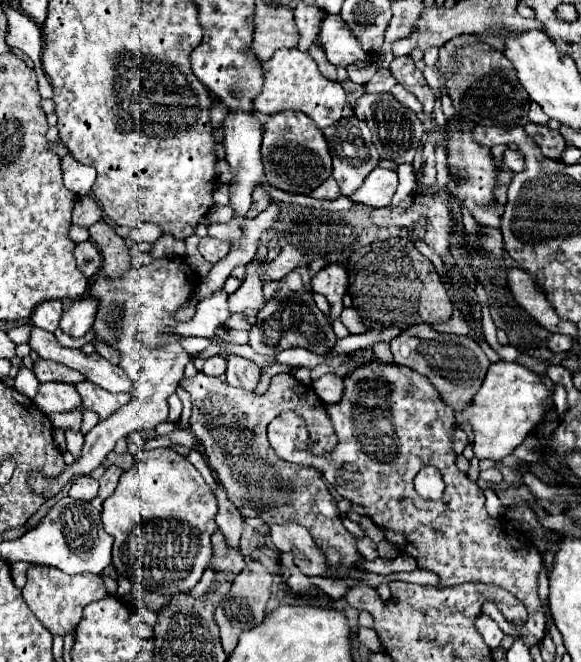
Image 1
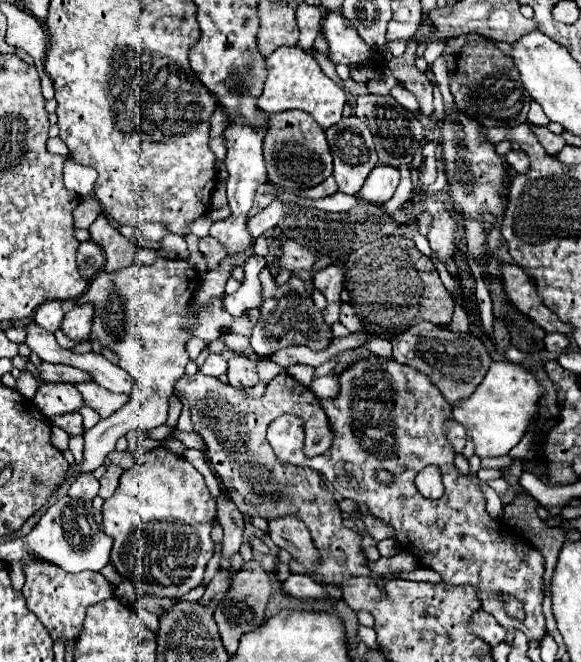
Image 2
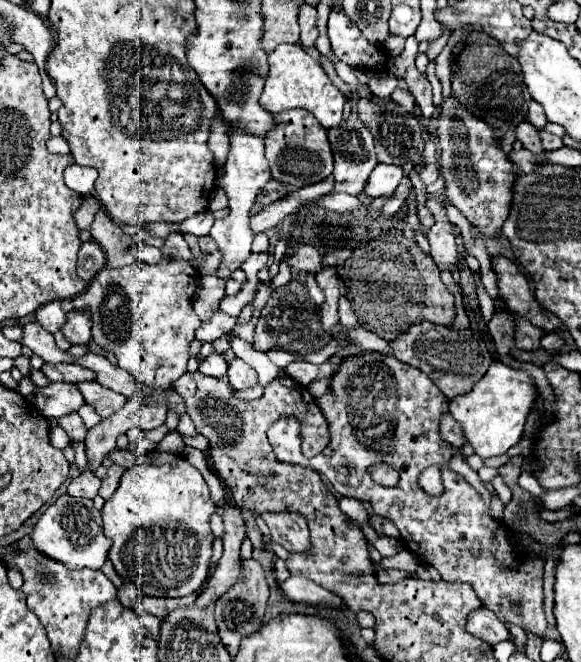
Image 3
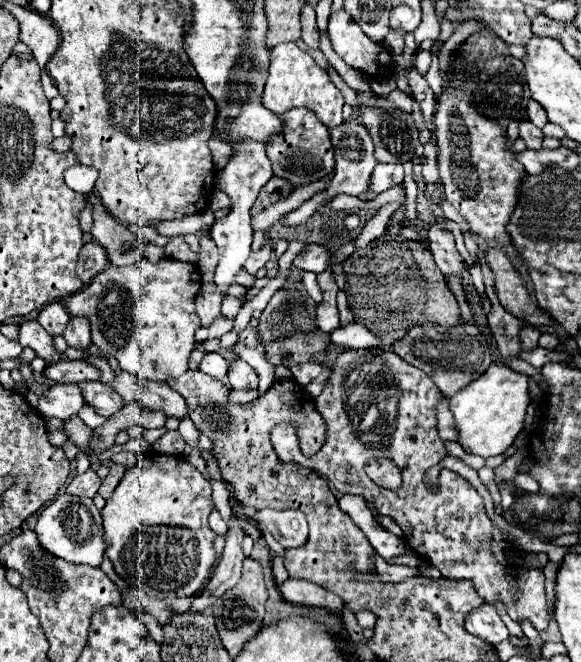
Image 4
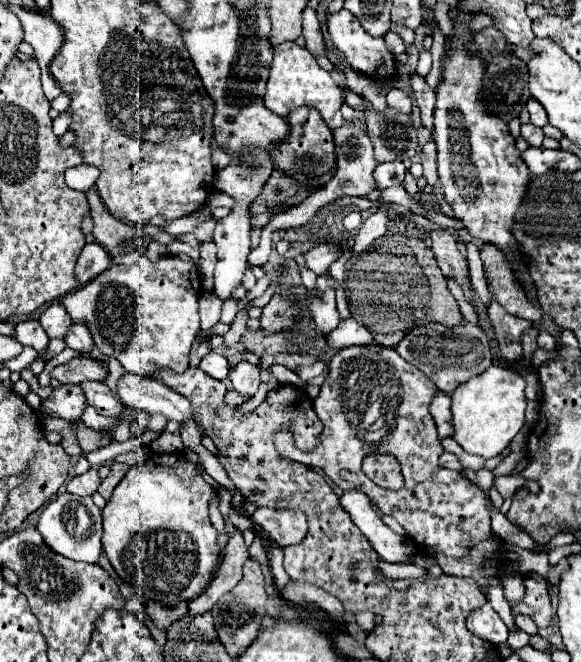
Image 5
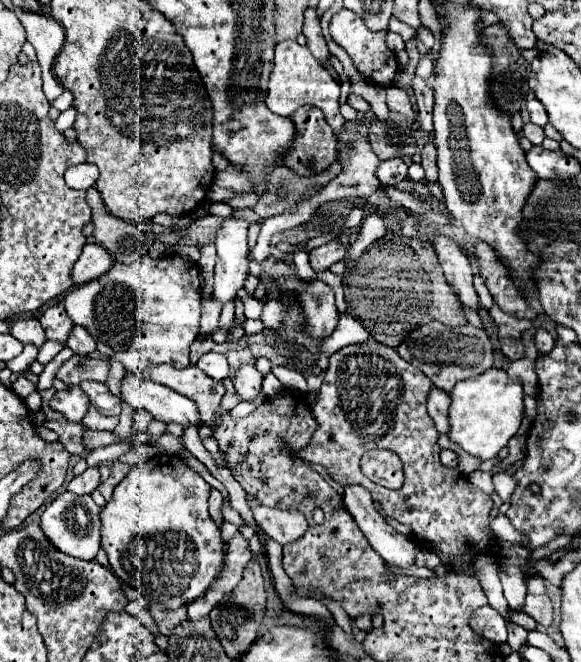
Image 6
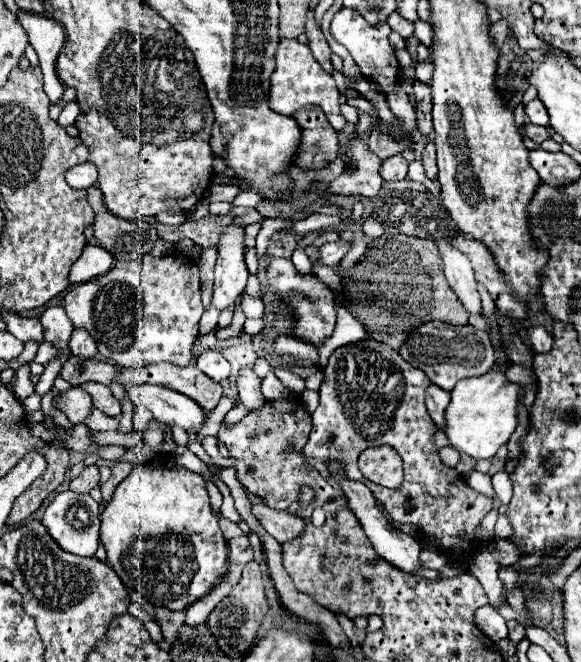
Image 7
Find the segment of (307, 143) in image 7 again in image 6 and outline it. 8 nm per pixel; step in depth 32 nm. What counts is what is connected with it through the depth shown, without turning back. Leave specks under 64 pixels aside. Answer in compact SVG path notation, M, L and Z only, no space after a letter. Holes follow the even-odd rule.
M304 106L290 116L296 124L296 144L288 152L284 166L298 174L322 172L338 158L336 132L326 122L320 108Z

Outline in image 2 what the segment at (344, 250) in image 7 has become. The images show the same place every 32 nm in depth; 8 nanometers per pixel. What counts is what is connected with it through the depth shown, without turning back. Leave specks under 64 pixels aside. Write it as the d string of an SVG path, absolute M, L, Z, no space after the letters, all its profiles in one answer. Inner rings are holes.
M288 240L284 244L284 254L282 258L276 262L278 268L286 268L286 270L312 270L316 264L318 256L312 248L304 248L292 240Z

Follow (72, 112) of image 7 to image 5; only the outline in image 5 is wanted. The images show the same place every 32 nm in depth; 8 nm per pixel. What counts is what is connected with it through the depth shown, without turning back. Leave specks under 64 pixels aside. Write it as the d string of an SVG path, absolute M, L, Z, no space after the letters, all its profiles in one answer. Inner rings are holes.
M62 112L62 114L54 120L54 130L56 130L56 134L62 136L62 134L68 130L70 124L72 124L72 114L70 114L70 112Z

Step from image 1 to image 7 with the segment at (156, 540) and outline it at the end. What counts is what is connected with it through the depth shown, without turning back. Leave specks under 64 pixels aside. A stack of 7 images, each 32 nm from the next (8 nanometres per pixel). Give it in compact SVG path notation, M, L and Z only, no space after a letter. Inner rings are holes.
M170 454L156 456L150 466L138 466L120 482L102 514L100 540L108 552L108 562L124 586L138 592L156 608L168 608L172 612L186 610L206 596L228 572L228 544L210 508L204 482L200 474L178 466Z

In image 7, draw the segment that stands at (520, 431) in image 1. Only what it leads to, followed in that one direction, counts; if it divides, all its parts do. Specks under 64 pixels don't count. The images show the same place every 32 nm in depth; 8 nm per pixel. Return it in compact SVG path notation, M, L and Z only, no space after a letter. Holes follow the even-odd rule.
M486 372L476 378L460 380L452 394L452 400L446 408L446 436L452 448L464 452L466 456L492 458L496 450L510 438L518 420L516 420L516 402L520 386L506 380L502 372Z

